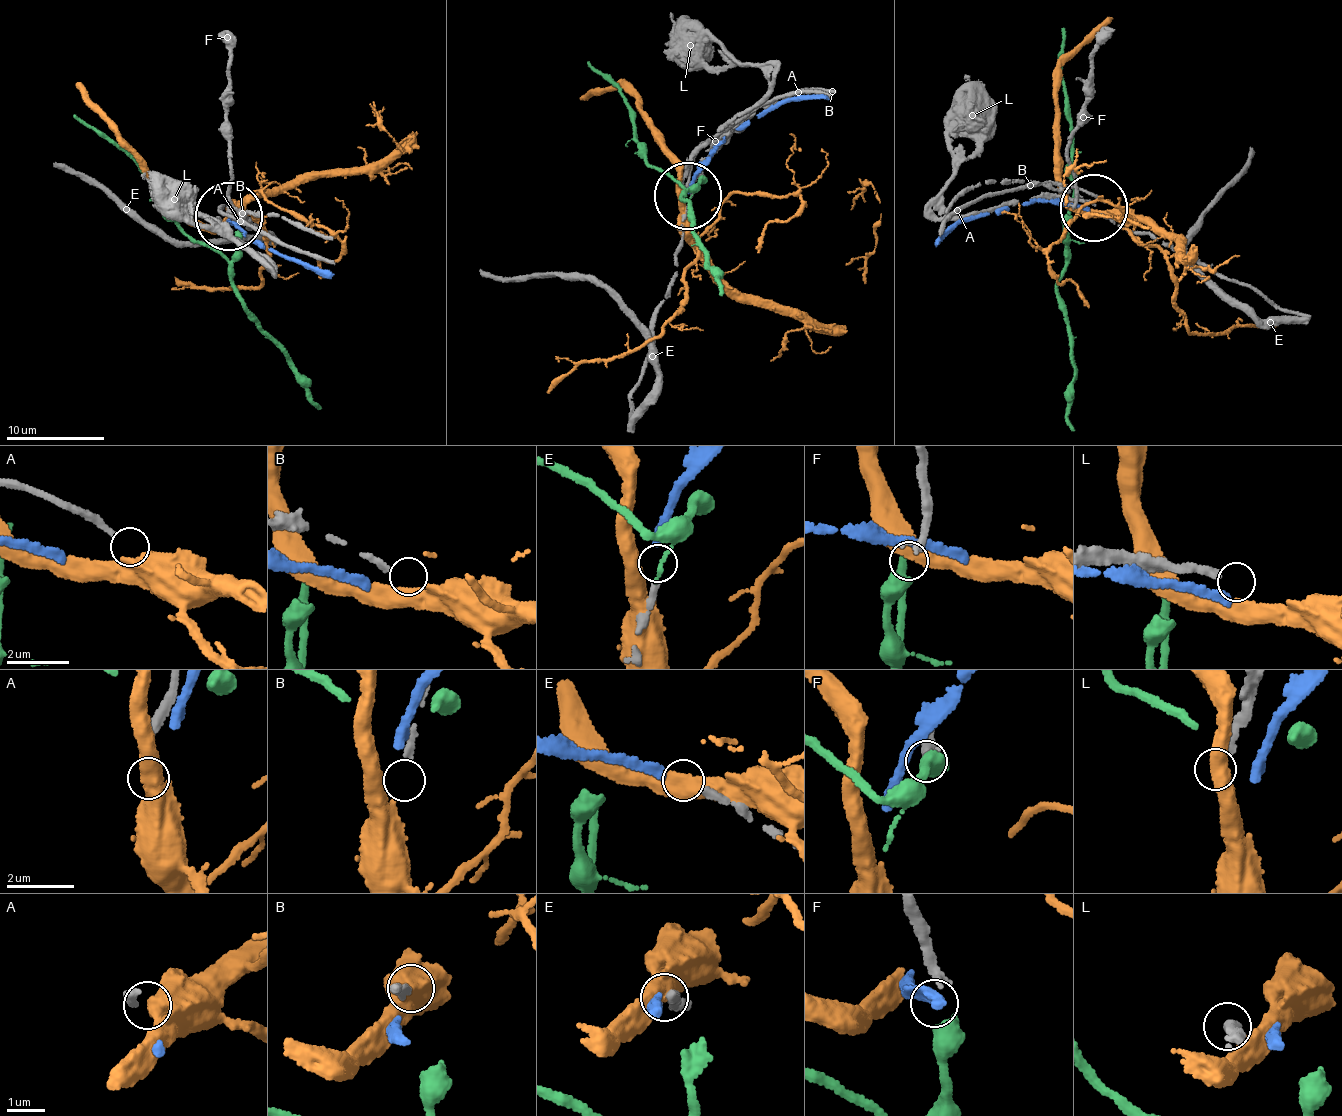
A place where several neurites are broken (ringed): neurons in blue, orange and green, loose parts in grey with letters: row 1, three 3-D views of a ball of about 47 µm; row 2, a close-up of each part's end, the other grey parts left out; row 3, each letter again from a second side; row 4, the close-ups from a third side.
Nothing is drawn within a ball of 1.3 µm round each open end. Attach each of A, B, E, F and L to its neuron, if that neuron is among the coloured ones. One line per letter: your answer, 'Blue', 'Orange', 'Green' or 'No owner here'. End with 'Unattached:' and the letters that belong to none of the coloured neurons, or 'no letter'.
A: No owner here
B: Orange
E: Blue
F: Green
L: No owner here
Unattached: A, L

